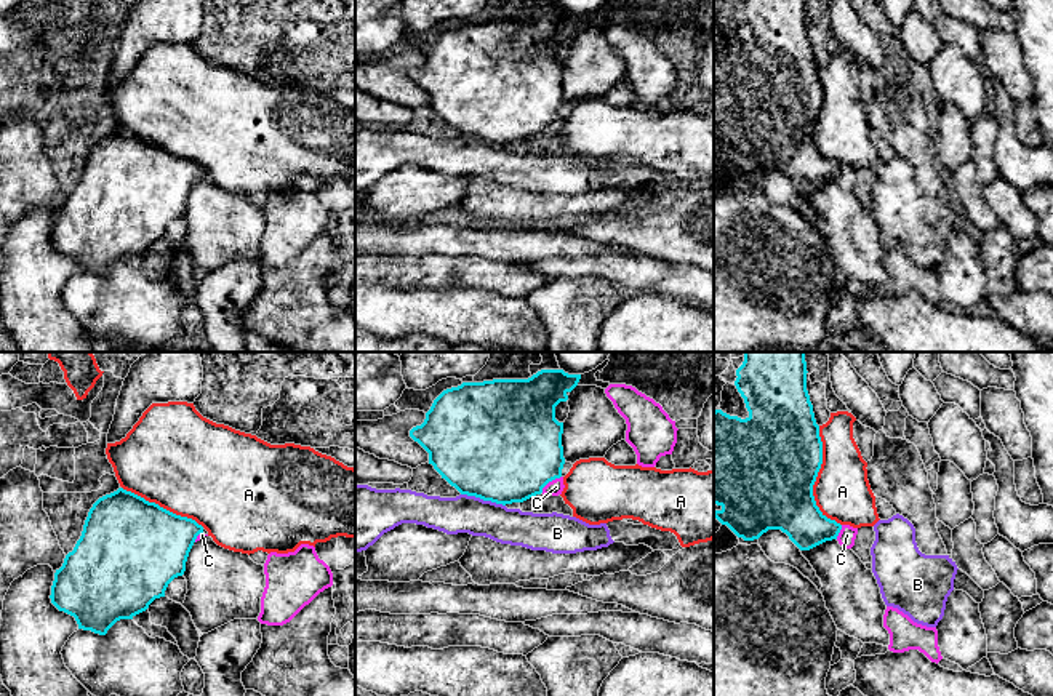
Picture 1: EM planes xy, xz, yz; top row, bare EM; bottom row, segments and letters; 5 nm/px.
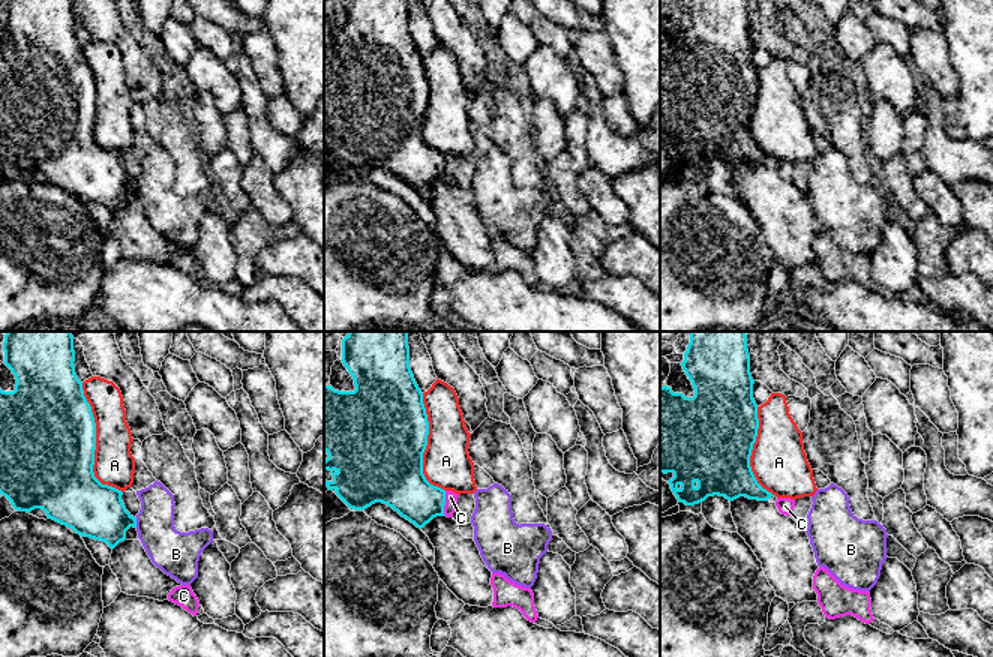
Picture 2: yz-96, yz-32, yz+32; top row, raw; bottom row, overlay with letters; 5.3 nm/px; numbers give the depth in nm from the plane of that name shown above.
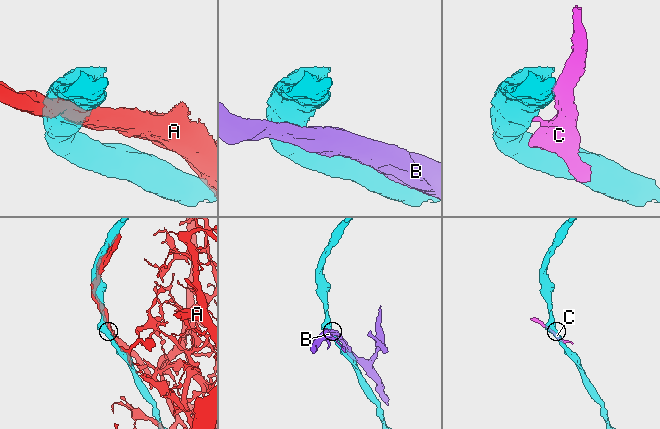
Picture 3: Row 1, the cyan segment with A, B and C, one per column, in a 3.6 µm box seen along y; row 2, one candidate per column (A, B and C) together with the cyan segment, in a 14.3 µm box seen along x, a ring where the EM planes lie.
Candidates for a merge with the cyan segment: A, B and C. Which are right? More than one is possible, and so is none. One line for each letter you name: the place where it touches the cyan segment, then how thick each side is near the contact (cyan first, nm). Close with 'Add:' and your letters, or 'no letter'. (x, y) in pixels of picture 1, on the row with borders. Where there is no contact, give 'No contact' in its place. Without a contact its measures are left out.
Add: no letter

